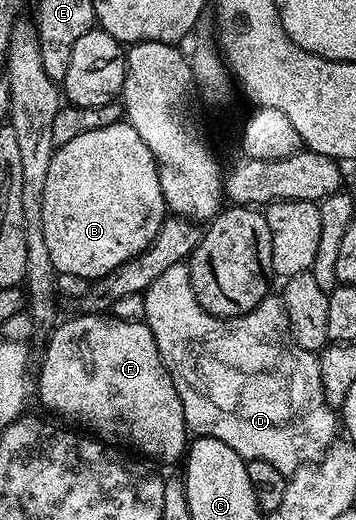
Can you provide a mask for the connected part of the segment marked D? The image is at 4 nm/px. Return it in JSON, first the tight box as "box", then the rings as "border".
{"box":[141,262,337,476],"border":[[[182,262],[165,269],[165,273],[161,273],[161,277],[157,277],[157,281],[153,281],[153,285],[149,285],[149,289],[143,292],[141,302],[143,302],[144,315],[142,318],[153,333],[153,341],[157,341],[157,353],[161,353],[161,361],[165,365],[169,377],[173,377],[177,397],[181,397],[188,432],[205,439],[225,441],[225,445],[229,445],[229,449],[236,451],[243,460],[260,459],[267,461],[273,465],[273,469],[277,469],[285,476],[290,476],[299,468],[314,464],[322,459],[325,452],[331,448],[331,444],[336,442],[337,415],[325,401],[325,393],[321,385],[321,369],[316,352],[306,351],[295,346],[295,338],[291,335],[287,310],[278,294],[268,294],[267,298],[261,301],[261,305],[257,305],[257,309],[253,309],[249,313],[238,315],[232,319],[222,319],[216,315],[211,315],[205,309],[201,309],[201,305],[197,301],[197,293],[193,293],[190,266],[186,262]]]}

